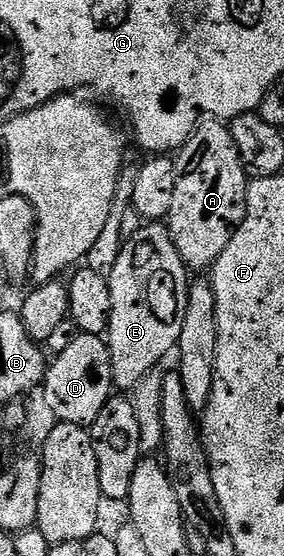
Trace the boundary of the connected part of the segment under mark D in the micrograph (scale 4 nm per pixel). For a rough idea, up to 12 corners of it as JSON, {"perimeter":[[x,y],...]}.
{"perimeter":[[81,332],[47,365],[44,404],[90,426],[114,394],[104,336]]}

